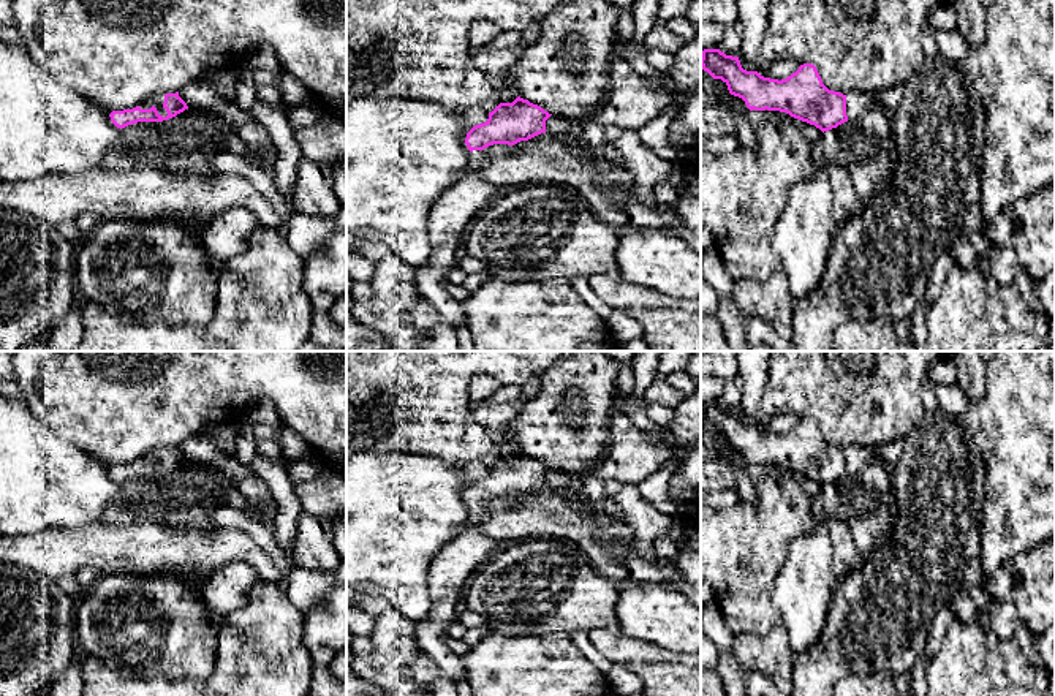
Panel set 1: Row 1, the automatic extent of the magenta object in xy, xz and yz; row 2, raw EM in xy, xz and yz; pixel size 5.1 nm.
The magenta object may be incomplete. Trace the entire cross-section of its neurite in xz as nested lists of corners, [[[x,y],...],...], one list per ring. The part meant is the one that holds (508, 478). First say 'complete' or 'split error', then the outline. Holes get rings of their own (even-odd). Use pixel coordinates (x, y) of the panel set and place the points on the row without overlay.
split error; [[[517,451],[512,457],[500,457],[484,478],[475,479],[465,492],[465,498],[470,505],[468,527],[449,541],[432,558],[427,568],[427,588],[430,593],[432,607],[424,622],[414,625],[414,636],[419,653],[427,655],[441,672],[441,677],[457,685],[467,680],[467,672],[462,664],[462,658],[457,656],[448,645],[446,637],[449,626],[457,620],[460,609],[463,607],[463,593],[471,576],[506,544],[500,539],[484,535],[479,527],[482,525],[487,513],[484,503],[493,498],[514,500],[520,495],[528,495],[541,487],[546,487],[546,475],[550,471],[541,460],[530,457]]]

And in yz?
split error; [[[704,403],[701,408],[702,424],[721,433],[750,465],[786,467],[824,487],[868,465],[883,463],[873,446],[843,449],[829,444],[811,418],[800,419],[796,427],[778,435],[743,424],[739,411],[720,403]]]

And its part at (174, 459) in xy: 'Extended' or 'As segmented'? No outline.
Extended

